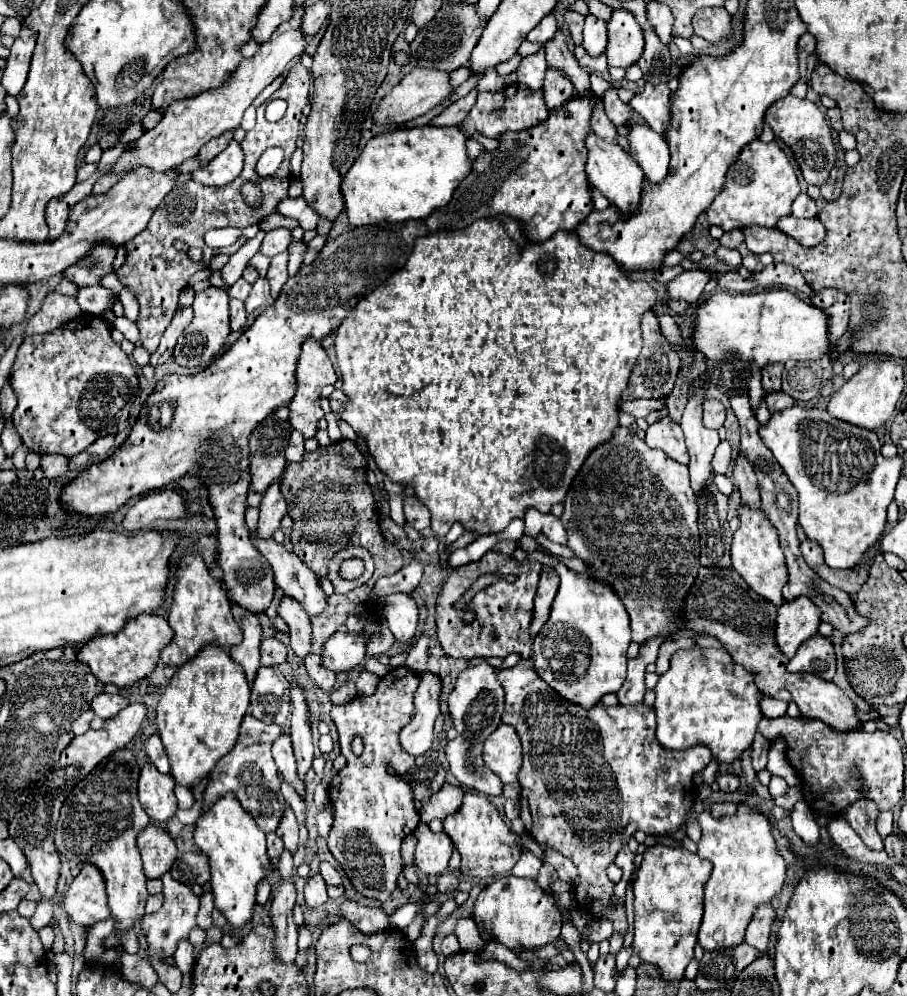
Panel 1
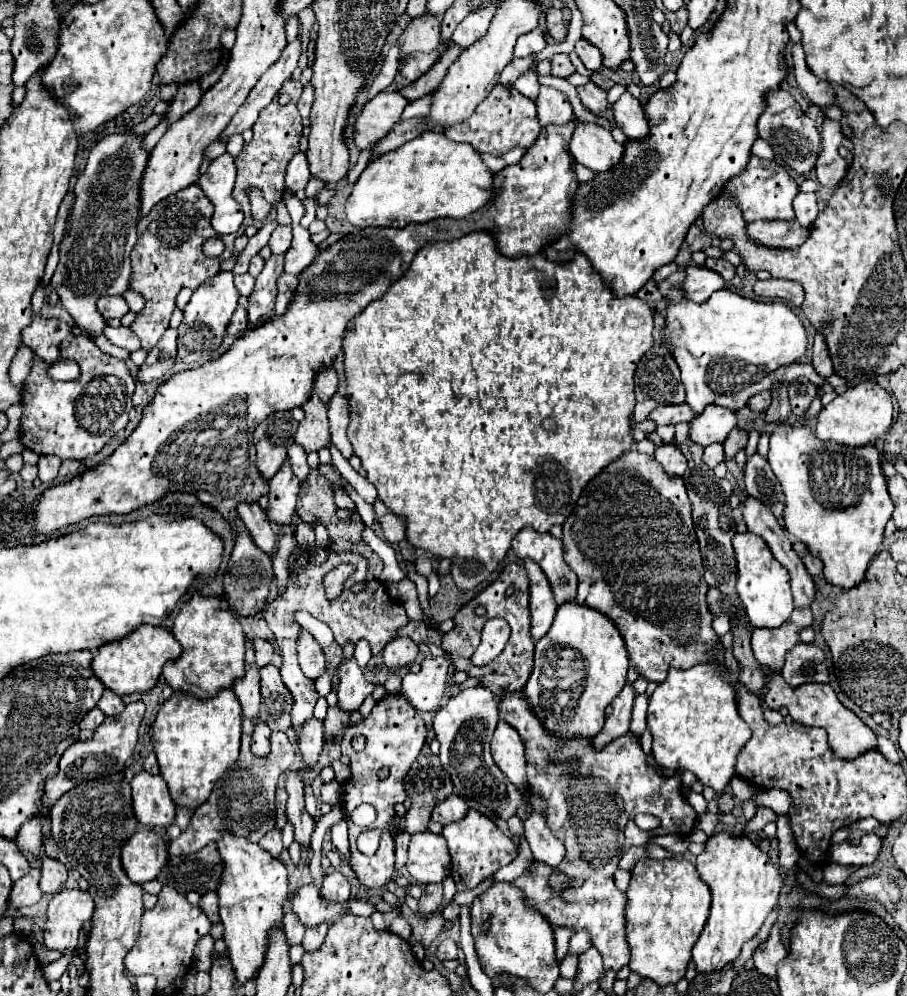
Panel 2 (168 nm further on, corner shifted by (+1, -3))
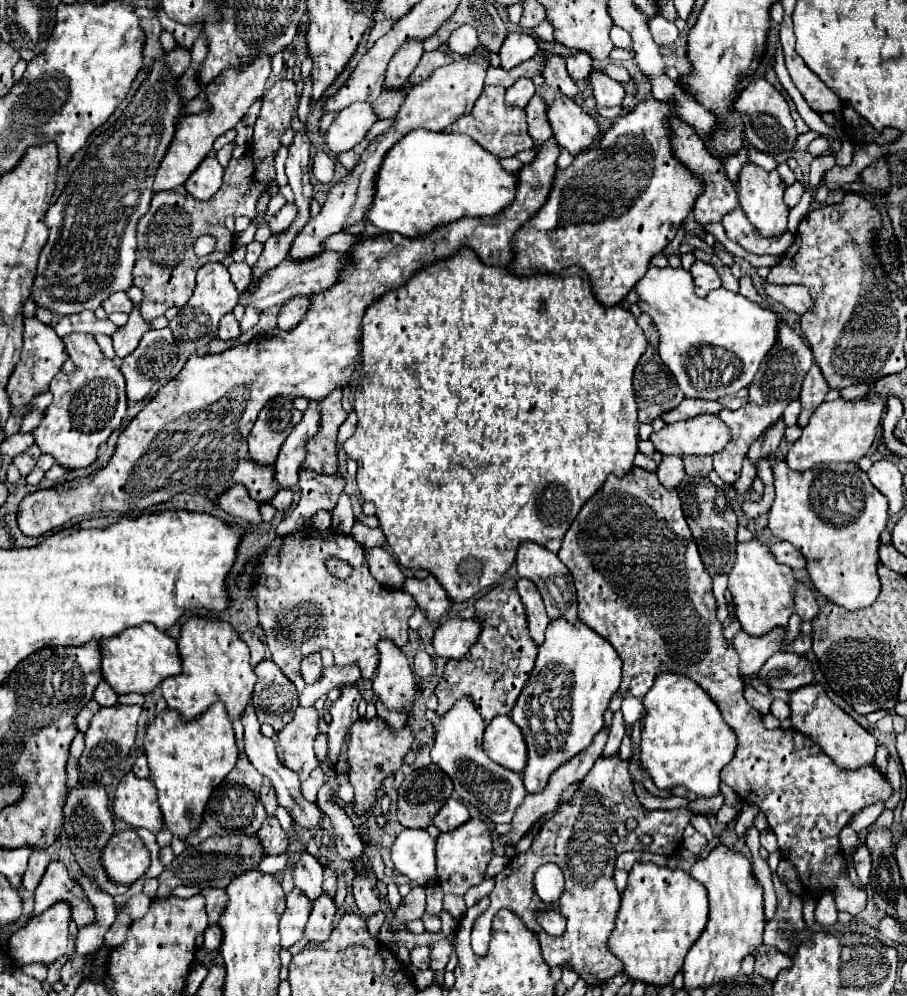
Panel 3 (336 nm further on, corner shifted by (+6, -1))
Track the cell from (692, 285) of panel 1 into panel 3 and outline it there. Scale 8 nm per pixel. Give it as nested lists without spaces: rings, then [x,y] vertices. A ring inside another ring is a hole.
[[[695,260],[695,264],[689,268],[691,276],[693,276],[693,282],[695,282],[695,294],[699,298],[703,298],[705,294],[709,294],[711,290],[719,288],[721,286],[721,280],[719,280],[719,274],[715,272],[715,268],[707,262],[699,262]]]

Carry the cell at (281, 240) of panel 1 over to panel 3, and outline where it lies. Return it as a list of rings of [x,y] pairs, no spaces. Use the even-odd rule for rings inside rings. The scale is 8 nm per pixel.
[[[285,204],[269,222],[269,230],[271,234],[275,232],[285,232],[285,228],[289,228],[289,224],[293,222],[293,218],[297,216],[297,208],[293,204]]]

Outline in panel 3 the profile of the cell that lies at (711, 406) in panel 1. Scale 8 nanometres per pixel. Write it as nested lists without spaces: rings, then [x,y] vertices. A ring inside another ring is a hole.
[[[701,414],[693,420],[667,424],[663,430],[653,432],[651,440],[661,454],[715,454],[729,442],[729,426],[717,414]]]

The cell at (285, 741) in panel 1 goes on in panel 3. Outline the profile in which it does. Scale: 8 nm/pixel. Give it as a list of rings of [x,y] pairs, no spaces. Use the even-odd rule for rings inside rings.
[[[301,852],[299,858],[297,858],[297,862],[295,862],[293,880],[295,880],[297,888],[301,888],[311,900],[315,900],[323,892],[321,890],[323,866],[309,852]]]

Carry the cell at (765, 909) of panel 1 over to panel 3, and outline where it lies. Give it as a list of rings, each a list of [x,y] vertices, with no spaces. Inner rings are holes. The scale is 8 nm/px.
[[[769,948],[763,954],[755,956],[755,974],[767,978],[767,980],[775,980],[777,974],[785,968],[791,966],[791,958],[783,952],[777,952],[777,948]]]

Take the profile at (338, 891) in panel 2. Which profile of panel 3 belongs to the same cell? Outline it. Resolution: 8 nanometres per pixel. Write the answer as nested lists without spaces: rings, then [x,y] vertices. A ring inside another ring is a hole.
[[[323,892],[315,902],[313,902],[313,910],[305,928],[305,934],[311,942],[325,942],[333,930],[333,918],[335,918],[335,902],[333,898]]]

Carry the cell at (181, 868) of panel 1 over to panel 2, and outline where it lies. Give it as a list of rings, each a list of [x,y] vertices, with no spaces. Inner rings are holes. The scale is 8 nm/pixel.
[[[210,842],[206,848],[198,852],[170,858],[162,868],[162,872],[158,874],[158,880],[162,884],[174,886],[182,894],[190,890],[206,894],[218,888],[222,870],[224,870],[224,862],[220,858],[218,846],[216,842]]]

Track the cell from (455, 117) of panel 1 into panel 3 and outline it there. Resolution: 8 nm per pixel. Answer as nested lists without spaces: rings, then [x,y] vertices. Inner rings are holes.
[[[363,140],[363,142],[359,142],[353,150],[347,150],[347,152],[343,152],[343,154],[339,154],[339,162],[347,168],[347,170],[353,170],[357,164],[359,164],[359,160],[361,160],[361,154],[365,152],[365,148],[371,144],[371,140]]]

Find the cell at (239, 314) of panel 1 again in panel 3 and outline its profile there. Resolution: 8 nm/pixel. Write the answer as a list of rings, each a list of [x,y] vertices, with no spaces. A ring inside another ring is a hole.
[[[227,314],[227,316],[221,320],[221,326],[219,326],[219,338],[221,338],[221,340],[237,340],[239,334],[241,334],[239,322],[235,320],[233,314]]]

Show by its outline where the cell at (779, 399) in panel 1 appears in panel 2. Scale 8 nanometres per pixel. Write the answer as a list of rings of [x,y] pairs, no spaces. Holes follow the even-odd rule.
[[[766,390],[766,392],[754,394],[754,396],[748,400],[746,406],[748,406],[752,412],[764,412],[764,410],[770,406],[770,392]]]

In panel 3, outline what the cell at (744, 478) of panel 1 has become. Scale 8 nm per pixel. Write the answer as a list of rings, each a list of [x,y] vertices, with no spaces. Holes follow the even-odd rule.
[[[801,582],[795,584],[795,612],[807,622],[811,622],[819,614],[819,604],[813,590]]]

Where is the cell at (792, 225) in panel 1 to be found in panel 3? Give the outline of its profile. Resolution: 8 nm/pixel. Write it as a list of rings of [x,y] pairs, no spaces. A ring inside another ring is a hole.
[[[741,208],[727,214],[725,220],[723,220],[723,226],[725,226],[727,236],[733,242],[737,242],[747,252],[753,252],[757,256],[763,256],[763,254],[783,256],[787,252],[789,244],[793,244],[793,238],[795,238],[791,232],[783,232],[781,236],[771,236],[771,238],[761,236],[757,232],[757,228],[753,228],[753,224],[745,218]]]

